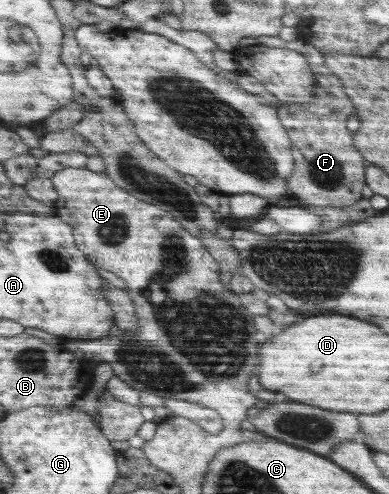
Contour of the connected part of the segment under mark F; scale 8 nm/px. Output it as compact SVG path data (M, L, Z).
M260 35L256 44L274 49L290 49L306 58L315 75L314 101L308 103L282 103L278 107L280 123L286 127L291 139L294 160L292 175L286 185L294 199L300 203L319 206L349 206L362 198L361 189L365 184L366 161L353 144L350 130L346 128L348 119L355 115L351 99L344 93L341 81L324 65L323 55L310 42L302 39L284 41L278 36Z

